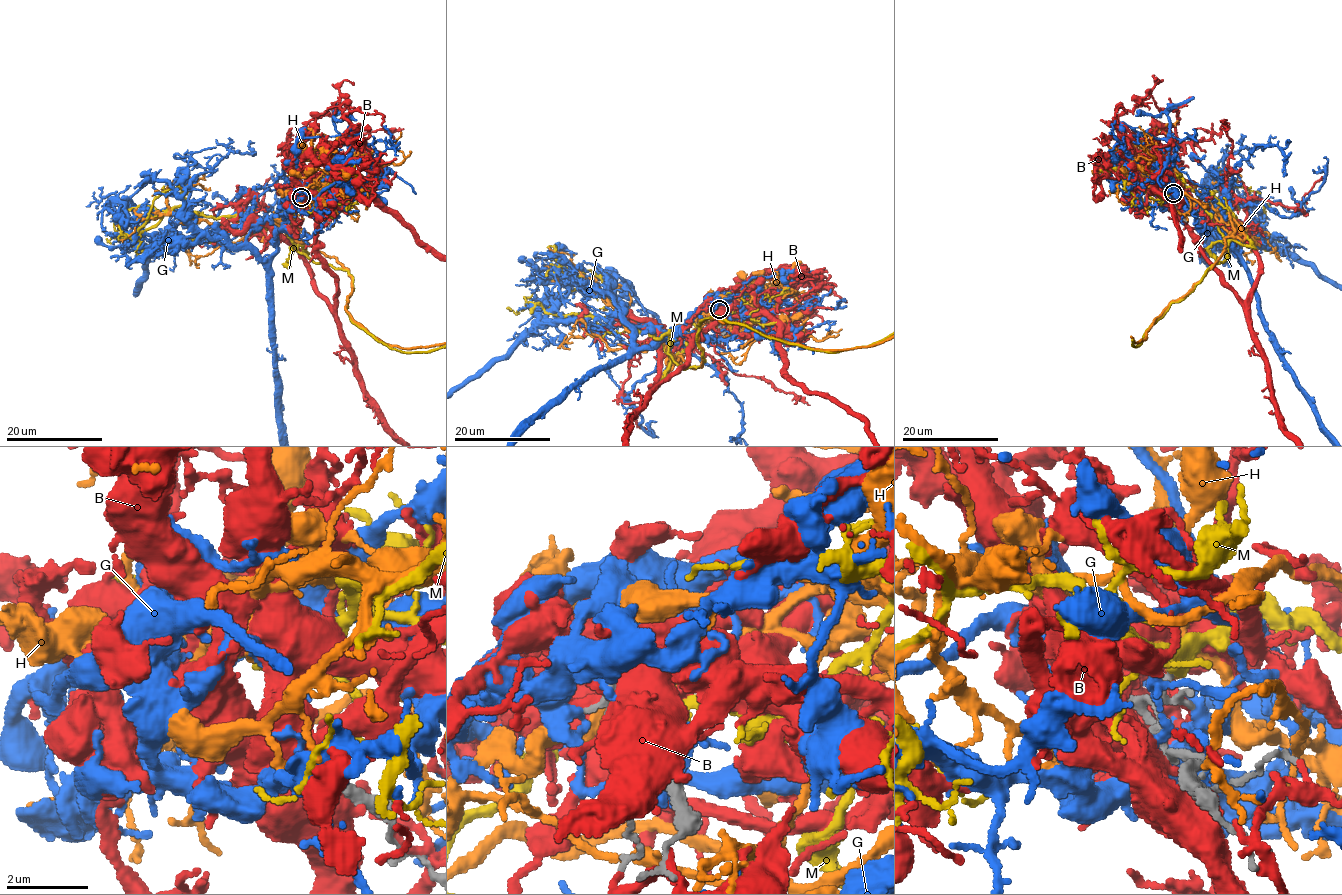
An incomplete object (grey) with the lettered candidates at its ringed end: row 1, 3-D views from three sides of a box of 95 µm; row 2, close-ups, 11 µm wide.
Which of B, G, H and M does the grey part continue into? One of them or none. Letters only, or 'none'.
M

